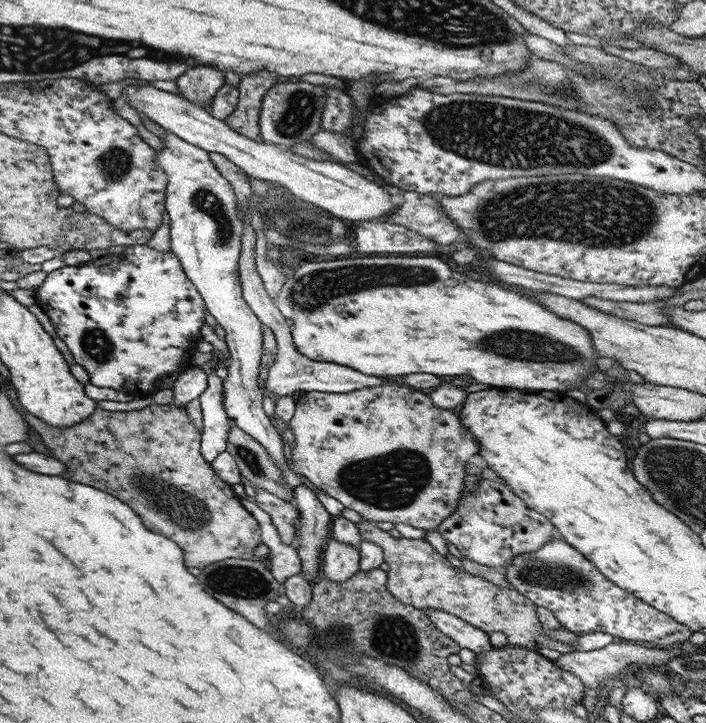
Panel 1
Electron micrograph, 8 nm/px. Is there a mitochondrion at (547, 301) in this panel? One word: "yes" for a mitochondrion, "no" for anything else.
no

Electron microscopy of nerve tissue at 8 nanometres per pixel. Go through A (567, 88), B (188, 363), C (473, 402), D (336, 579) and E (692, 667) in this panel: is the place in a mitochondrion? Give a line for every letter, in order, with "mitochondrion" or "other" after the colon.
A: mitochondrion
B: other
C: other
D: other
E: mitochondrion

